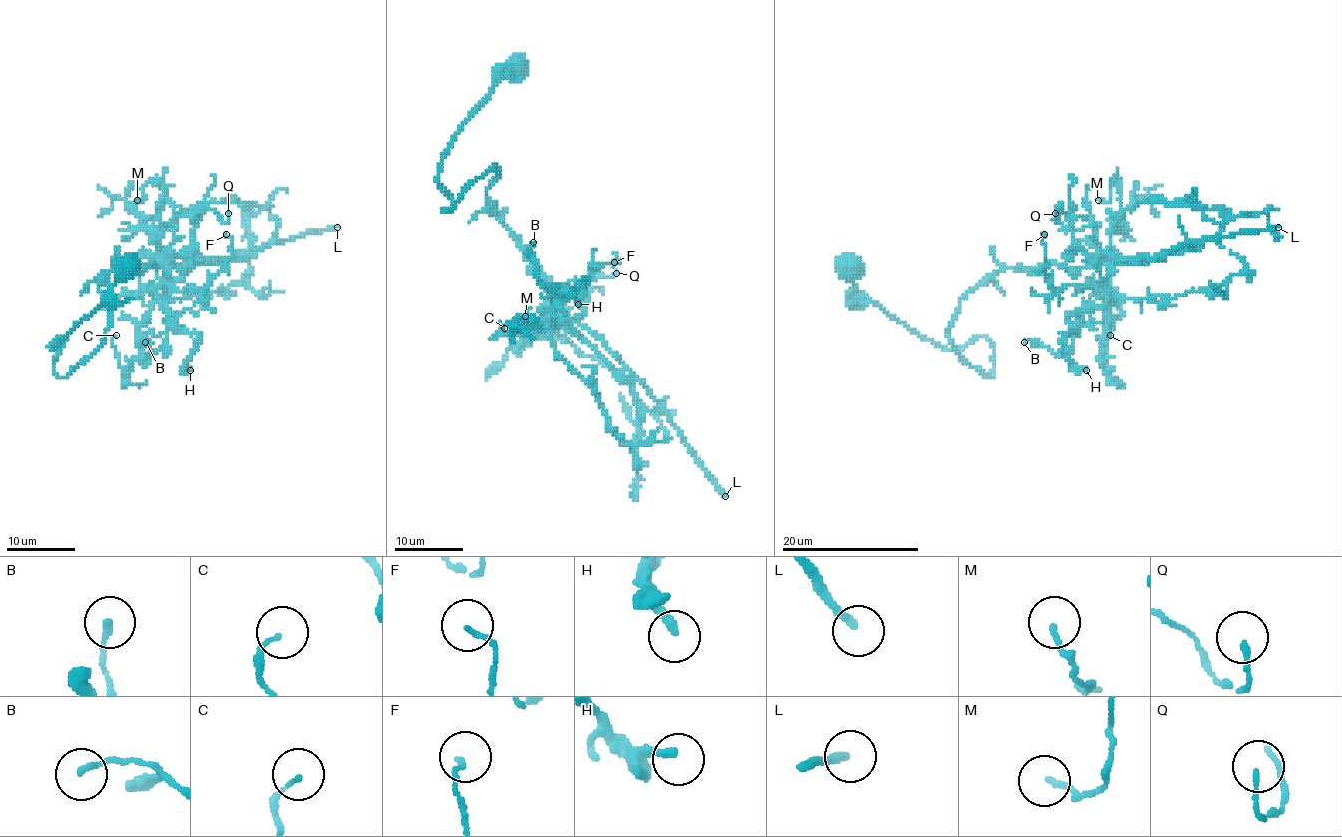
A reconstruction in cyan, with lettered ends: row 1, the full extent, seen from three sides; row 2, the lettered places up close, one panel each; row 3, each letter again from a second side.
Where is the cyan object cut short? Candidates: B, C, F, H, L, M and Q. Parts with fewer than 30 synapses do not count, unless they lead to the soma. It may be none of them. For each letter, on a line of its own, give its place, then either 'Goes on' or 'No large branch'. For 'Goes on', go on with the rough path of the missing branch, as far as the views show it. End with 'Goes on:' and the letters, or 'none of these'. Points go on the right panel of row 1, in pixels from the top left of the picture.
B: Place: (1024, 342). No large branch
C: Place: (1110, 335). No large branch
F: Place: (1044, 234). No large branch
H: Place: (1086, 370). No large branch
L: Place: (1278, 227). Goes on. Course of what is missing: (1278, 227), (1312, 225), (1324, 237), (1324, 260), (1331, 272)
M: Place: (1098, 200). No large branch
Q: Place: (1055, 213). No large branch
Goes on: L

